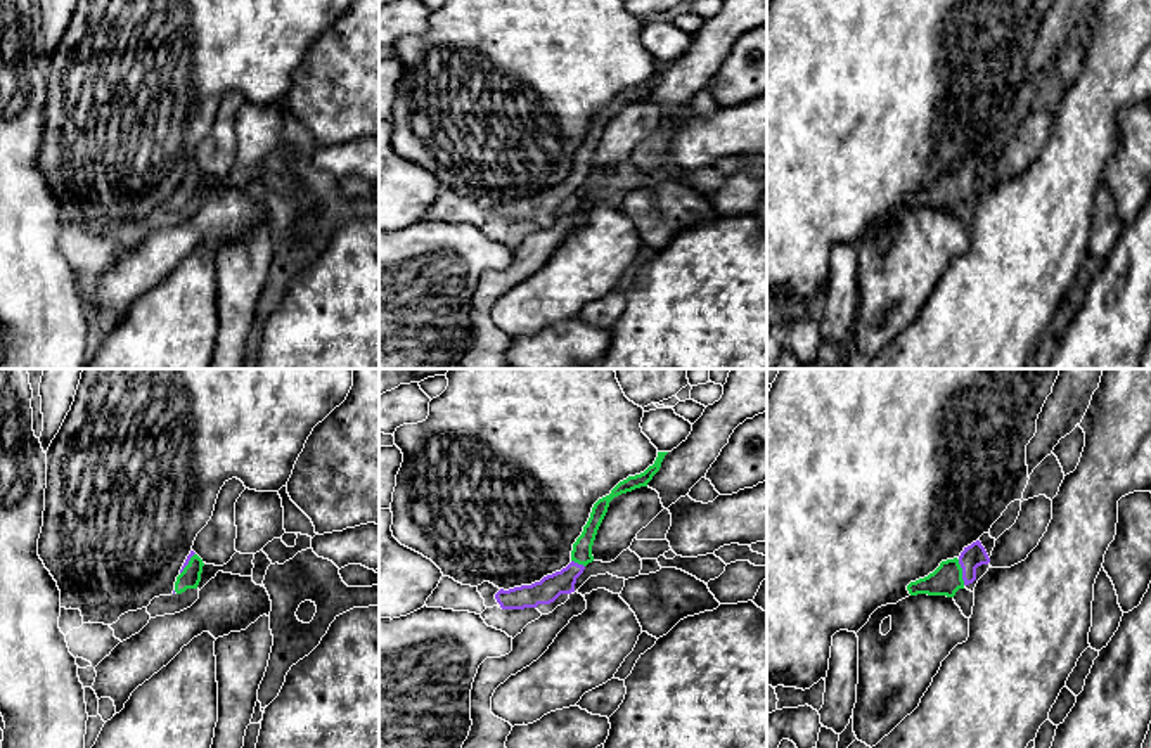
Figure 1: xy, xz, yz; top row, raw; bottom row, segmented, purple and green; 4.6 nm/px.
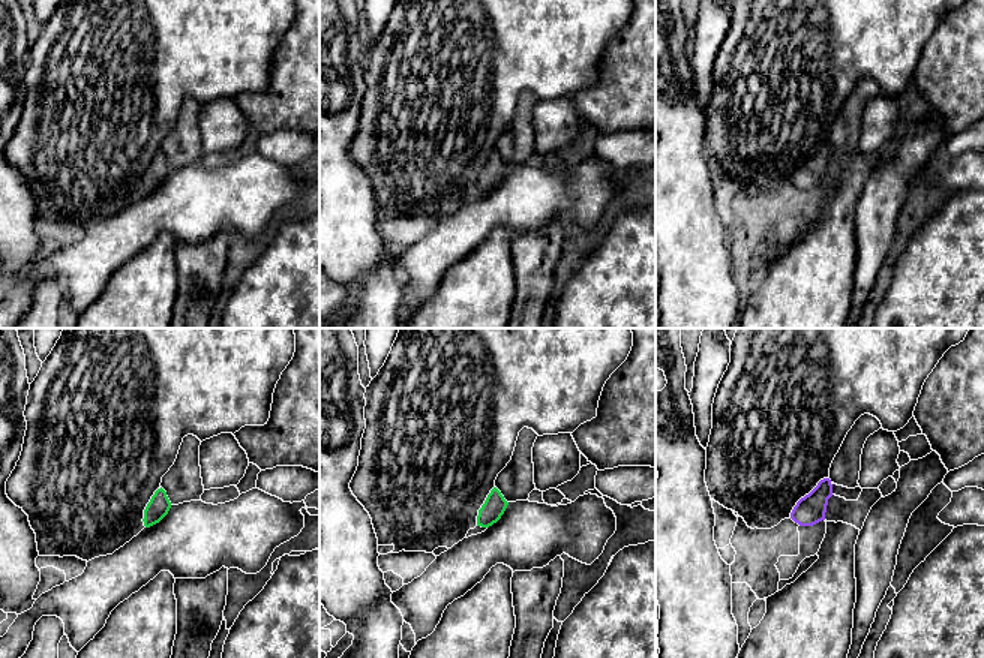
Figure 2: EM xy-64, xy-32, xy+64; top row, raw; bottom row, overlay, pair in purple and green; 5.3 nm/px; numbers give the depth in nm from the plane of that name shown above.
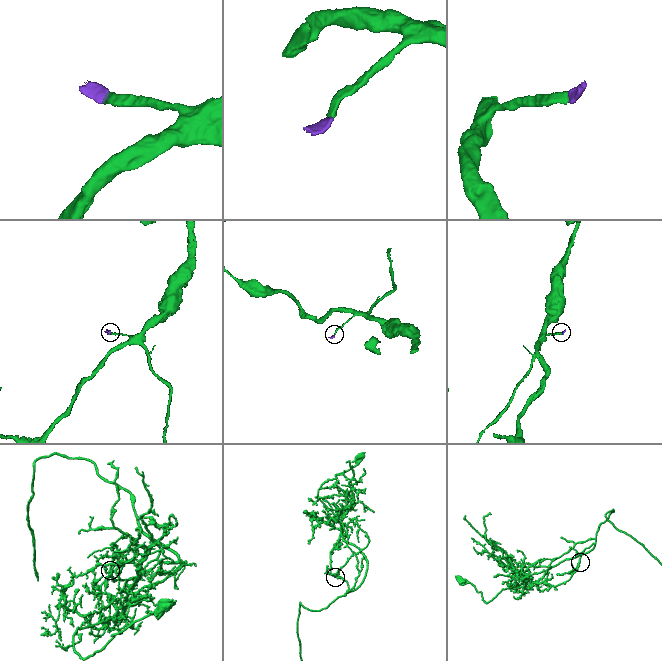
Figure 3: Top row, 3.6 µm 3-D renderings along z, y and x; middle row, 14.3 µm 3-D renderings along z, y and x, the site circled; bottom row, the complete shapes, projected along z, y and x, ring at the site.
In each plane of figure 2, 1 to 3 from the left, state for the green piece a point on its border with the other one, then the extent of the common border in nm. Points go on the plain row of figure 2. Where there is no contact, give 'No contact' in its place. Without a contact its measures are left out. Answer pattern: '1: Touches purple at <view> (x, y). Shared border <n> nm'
1: No contact
2: No contact
3: No contact

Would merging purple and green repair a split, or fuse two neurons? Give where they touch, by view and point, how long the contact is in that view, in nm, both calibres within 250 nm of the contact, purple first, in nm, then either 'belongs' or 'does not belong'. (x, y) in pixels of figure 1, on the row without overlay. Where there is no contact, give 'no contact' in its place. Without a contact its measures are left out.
contact yz (963, 184); length 120 nm; calibres 110 and 140 nm; belongs

